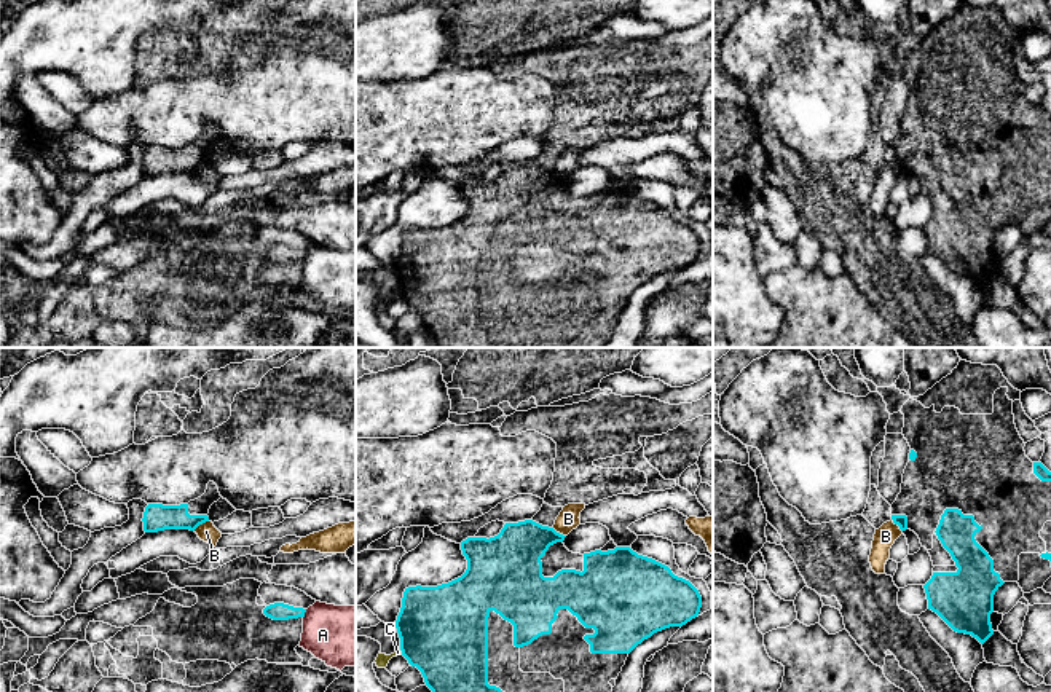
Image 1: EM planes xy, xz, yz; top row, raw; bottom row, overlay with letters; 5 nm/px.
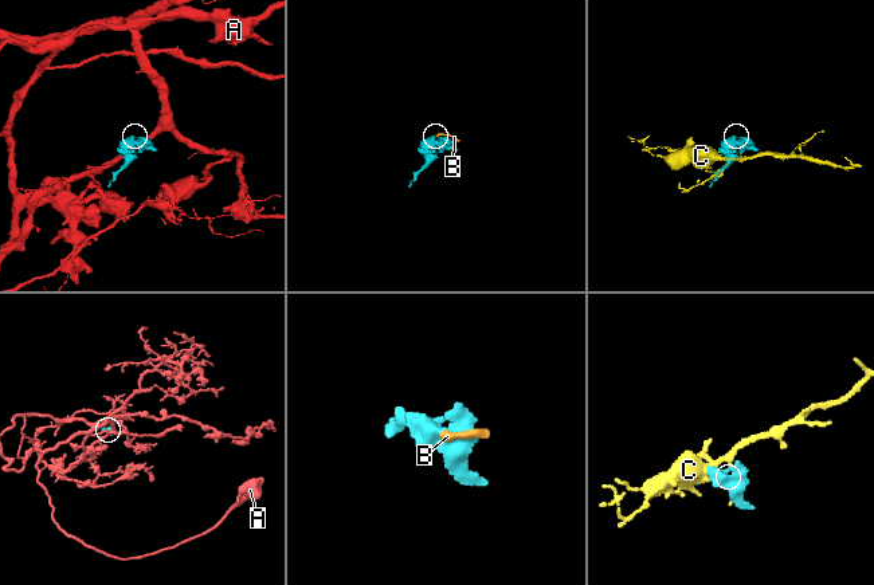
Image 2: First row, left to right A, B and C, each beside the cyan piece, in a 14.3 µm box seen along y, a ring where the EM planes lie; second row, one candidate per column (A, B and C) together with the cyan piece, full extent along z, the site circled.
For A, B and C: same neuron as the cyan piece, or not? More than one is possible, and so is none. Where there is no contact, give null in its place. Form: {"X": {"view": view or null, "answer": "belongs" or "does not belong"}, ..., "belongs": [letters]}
{"A": {"view": "xy", "answer": "does not belong"}, "B": {"view": "xy", "answer": "does not belong"}, "C": {"view": "xz", "answer": "does not belong"}, "belongs": []}

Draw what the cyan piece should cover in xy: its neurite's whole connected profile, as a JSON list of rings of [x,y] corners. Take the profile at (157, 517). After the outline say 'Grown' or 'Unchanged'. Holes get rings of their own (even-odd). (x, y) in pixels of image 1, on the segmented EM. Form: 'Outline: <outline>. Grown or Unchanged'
Outline: [[[214,482],[207,483],[206,493],[180,505],[148,504],[144,512],[144,531],[158,533],[164,529],[190,529],[209,521],[209,509],[220,499],[218,488]]]. Grown

